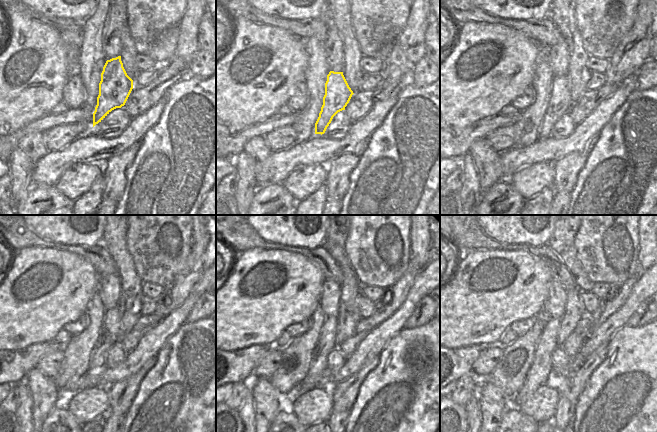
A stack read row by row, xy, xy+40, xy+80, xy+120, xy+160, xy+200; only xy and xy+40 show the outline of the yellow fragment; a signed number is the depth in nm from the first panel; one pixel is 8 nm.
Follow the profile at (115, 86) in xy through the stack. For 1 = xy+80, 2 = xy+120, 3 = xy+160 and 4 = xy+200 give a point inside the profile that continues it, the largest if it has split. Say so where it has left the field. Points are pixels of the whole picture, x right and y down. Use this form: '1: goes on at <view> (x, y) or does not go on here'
1: goes on at xy+80 (559, 104)
2: goes on at xy+120 (110, 333)
3: goes on at xy+160 (317, 375)
4: goes on at xy+200 (540, 373)

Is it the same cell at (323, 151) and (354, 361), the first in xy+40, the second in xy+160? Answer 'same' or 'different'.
same

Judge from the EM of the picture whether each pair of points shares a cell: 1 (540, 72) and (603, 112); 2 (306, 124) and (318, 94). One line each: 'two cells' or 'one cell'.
1: two cells
2: one cell

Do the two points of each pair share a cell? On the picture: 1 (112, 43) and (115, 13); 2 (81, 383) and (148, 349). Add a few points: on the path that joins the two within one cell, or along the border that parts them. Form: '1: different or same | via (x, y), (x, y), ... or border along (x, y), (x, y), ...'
1: same | via (114, 36), (115, 20)
2: same | via (98, 377), (117, 374), (131, 363)

